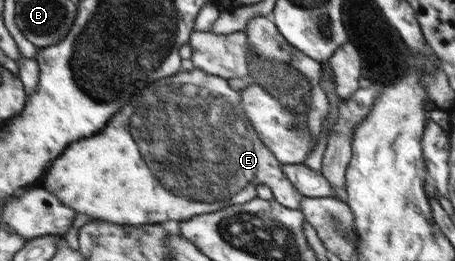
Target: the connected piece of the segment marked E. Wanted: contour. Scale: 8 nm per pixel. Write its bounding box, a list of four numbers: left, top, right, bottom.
[41,68,305,226]

